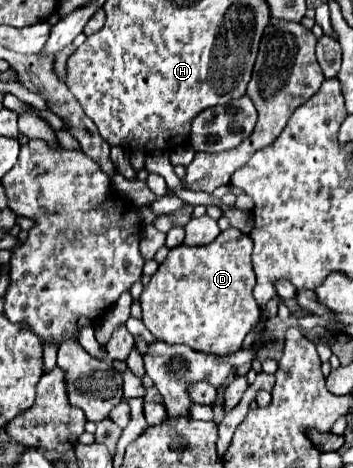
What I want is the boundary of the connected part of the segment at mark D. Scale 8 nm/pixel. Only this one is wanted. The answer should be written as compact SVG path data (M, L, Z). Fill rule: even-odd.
M230 227L222 231L214 243L202 247L178 245L170 249L164 263L160 263L158 271L152 275L150 283L144 287L140 295L142 303L142 321L148 331L166 343L184 343L196 351L212 353L212 355L230 355L242 347L244 337L258 325L262 319L262 309L254 301L252 289L256 285L256 277L252 271L252 241L246 233Z

